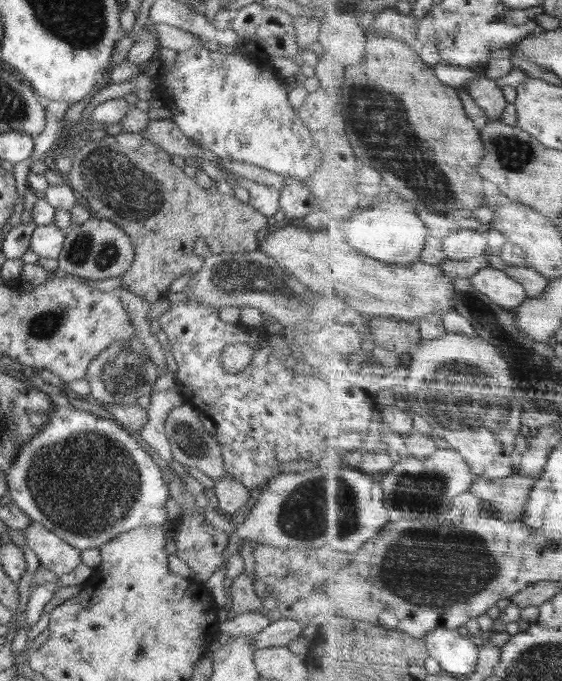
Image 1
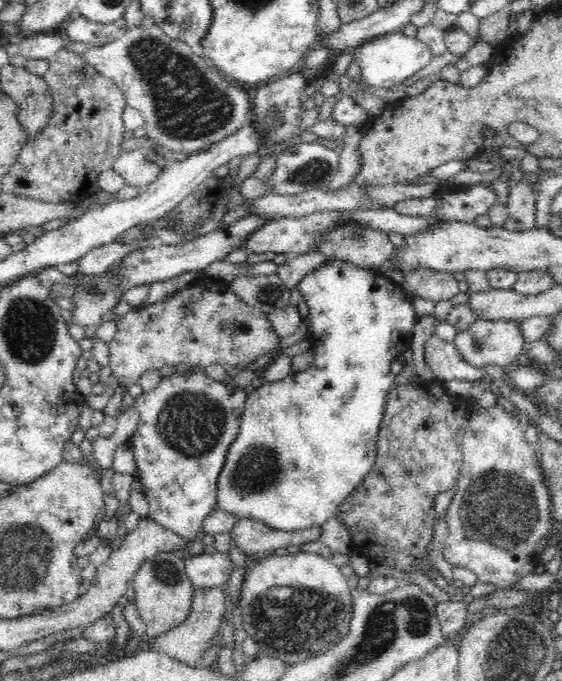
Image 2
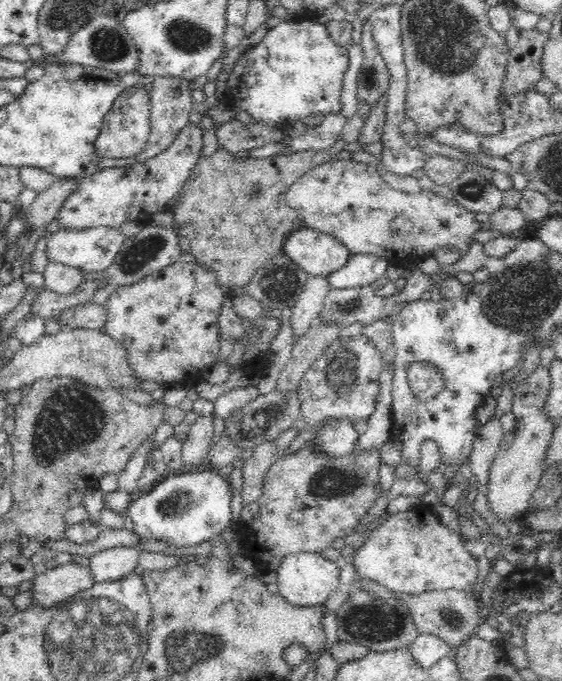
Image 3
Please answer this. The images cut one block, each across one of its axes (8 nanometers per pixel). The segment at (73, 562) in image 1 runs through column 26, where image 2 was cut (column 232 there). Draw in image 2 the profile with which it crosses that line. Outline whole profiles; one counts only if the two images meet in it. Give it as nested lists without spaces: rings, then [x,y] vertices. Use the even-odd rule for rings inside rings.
[[[242,518],[236,521],[229,535],[232,544],[238,548],[239,552],[250,556],[264,551],[282,552],[288,546],[318,541],[321,535],[321,526],[282,531],[270,528],[263,522],[253,518]]]

